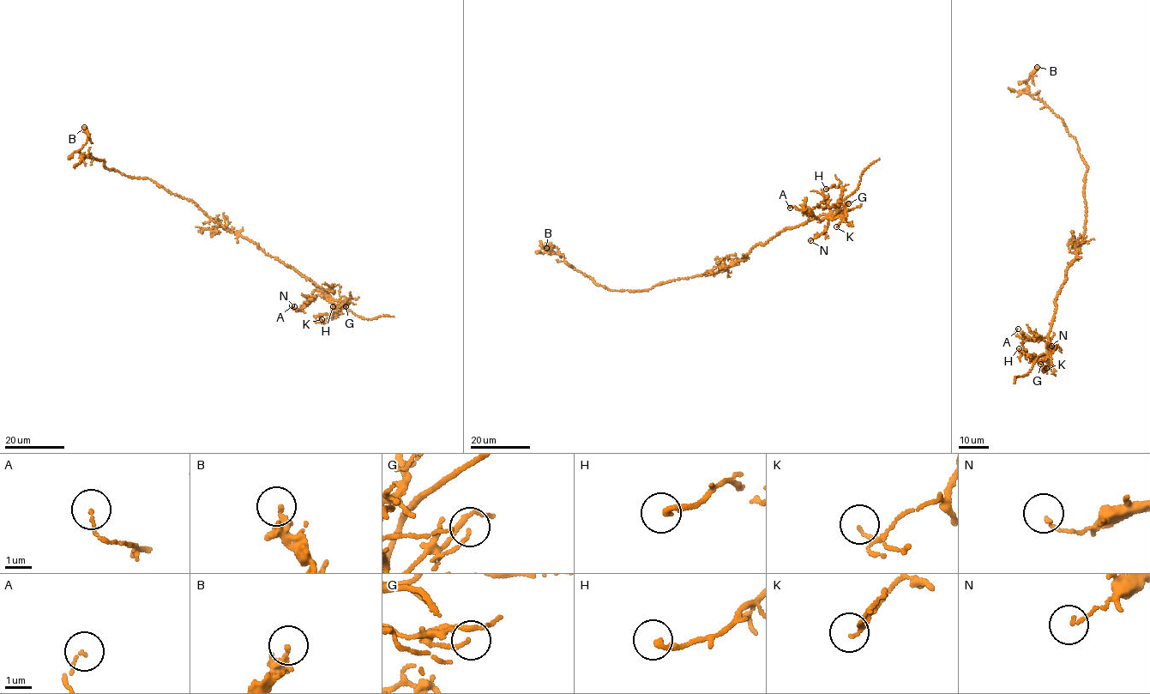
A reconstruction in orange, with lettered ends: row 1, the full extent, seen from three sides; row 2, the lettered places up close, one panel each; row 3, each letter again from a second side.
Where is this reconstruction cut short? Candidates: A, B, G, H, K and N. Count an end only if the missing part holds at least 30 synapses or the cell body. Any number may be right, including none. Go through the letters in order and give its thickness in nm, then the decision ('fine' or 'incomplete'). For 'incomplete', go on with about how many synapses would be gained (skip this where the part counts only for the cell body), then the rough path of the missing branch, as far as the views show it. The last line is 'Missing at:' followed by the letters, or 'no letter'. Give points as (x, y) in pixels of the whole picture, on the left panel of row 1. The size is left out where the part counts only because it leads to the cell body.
A: 90 nm thick; fine
B: 200 nm thick; fine
G: 110 nm thick; fine
H: 240 nm thick; fine
K: 80 nm thick; fine
N: 110 nm thick; fine
Missing at: no letter

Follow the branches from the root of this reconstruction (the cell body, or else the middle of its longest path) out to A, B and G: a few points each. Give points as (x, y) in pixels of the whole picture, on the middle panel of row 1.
A: (716, 273), (783, 231), (827, 215), (819, 220), (802, 209), (790, 208)
B: (716, 273), (642, 290), (612, 290), (575, 270), (562, 255), (548, 252), (550, 244), (546, 248)
G: (716, 273), (783, 231), (821, 215), (833, 217), (848, 203)

